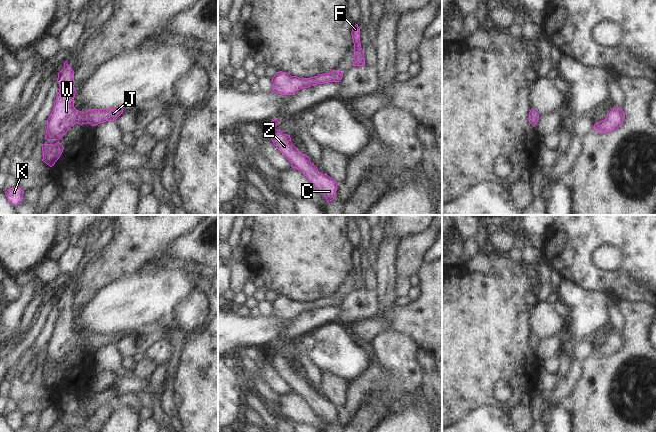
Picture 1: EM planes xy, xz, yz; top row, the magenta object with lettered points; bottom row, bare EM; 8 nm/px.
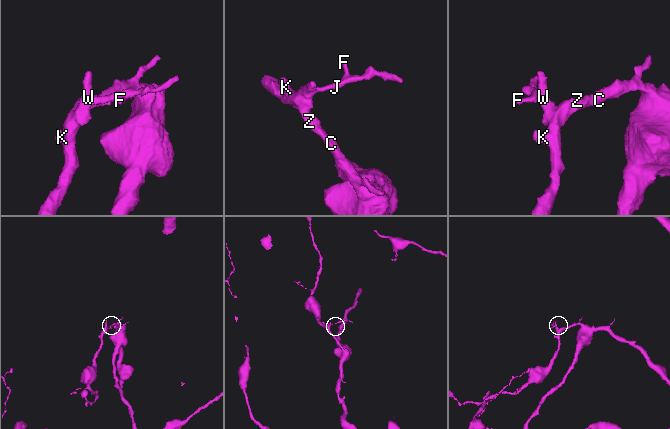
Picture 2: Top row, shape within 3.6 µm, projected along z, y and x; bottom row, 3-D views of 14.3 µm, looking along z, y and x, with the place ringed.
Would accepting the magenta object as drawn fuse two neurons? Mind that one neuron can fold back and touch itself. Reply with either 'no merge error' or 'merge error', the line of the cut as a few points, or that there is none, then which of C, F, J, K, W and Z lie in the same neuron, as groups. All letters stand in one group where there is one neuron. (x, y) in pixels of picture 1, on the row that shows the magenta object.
no merge error; cut none; groups C F J K W Z

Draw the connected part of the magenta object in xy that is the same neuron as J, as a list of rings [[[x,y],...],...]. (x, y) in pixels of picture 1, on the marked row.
[[[67,61],[64,68],[58,73],[59,92],[57,94],[54,108],[47,120],[45,139],[59,140],[76,123],[80,125],[98,125],[106,121],[115,121],[122,113],[124,106],[108,109],[90,109],[81,112],[74,107],[76,94],[73,82],[74,71]]]

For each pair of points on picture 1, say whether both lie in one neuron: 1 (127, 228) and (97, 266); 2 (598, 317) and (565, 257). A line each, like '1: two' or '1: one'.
1: one
2: two

